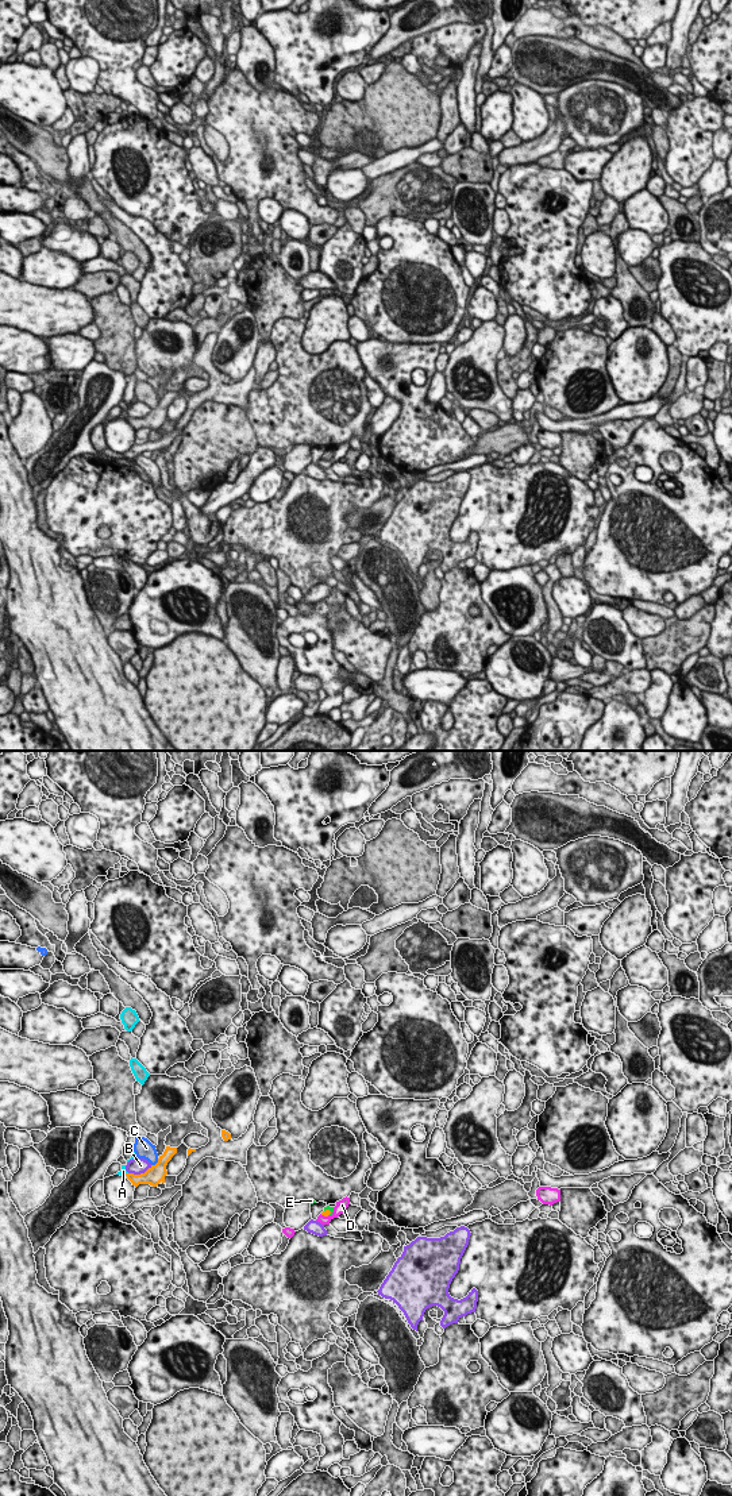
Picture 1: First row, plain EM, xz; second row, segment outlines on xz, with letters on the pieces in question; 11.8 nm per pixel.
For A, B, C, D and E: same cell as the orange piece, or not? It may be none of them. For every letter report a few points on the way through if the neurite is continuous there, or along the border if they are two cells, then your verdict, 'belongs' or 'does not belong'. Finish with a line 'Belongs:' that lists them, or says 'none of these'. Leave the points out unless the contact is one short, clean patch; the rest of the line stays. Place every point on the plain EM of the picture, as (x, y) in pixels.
A: border xz (127, 416), (123, 417); does not belong
B: does not belong
C: border xz (158, 403), (151, 409); does not belong
D: border xz (320, 458), (328, 459); does not belong
E: way xz (326, 457), (328, 454), (331, 452); belongs
Belongs: E

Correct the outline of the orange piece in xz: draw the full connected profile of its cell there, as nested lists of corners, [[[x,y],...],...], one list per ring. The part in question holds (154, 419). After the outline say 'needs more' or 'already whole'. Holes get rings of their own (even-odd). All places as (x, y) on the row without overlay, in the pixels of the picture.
[[[166,390],[163,398],[158,402],[158,406],[151,409],[145,417],[124,417],[124,420],[132,427],[135,432],[139,428],[150,428],[157,431],[161,425],[165,427],[165,420],[167,419],[166,409],[176,397],[177,392]]] | already whole

